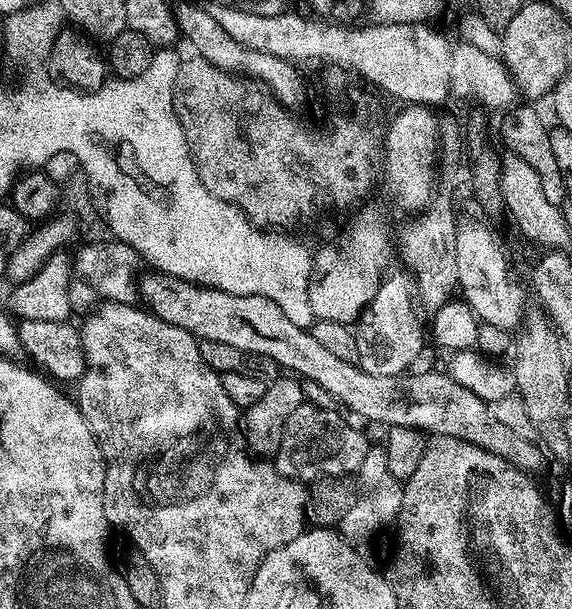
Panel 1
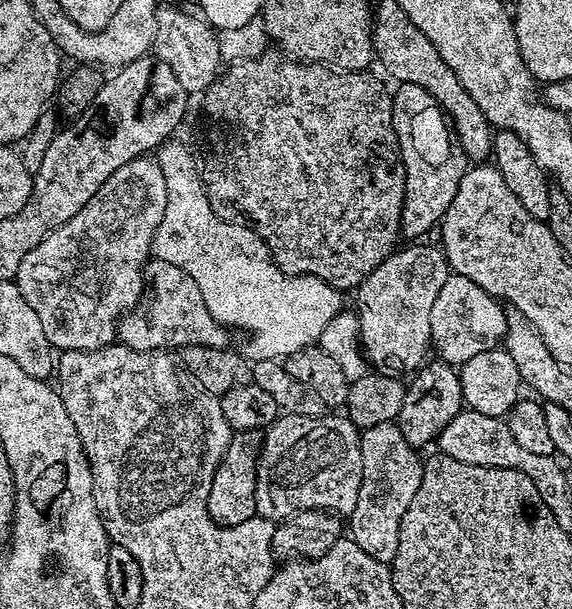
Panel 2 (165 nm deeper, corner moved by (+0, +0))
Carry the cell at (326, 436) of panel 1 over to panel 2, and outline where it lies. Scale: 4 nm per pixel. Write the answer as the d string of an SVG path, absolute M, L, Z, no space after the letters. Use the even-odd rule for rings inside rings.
M281 414L276 421L266 429L262 436L262 451L260 453L261 467L256 469L256 515L264 519L279 522L288 519L296 512L302 510L322 510L323 512L335 512L341 518L351 517L354 506L358 502L358 490L362 486L362 450L360 449L361 429L356 428L344 414L325 414L323 416L293 416Z

